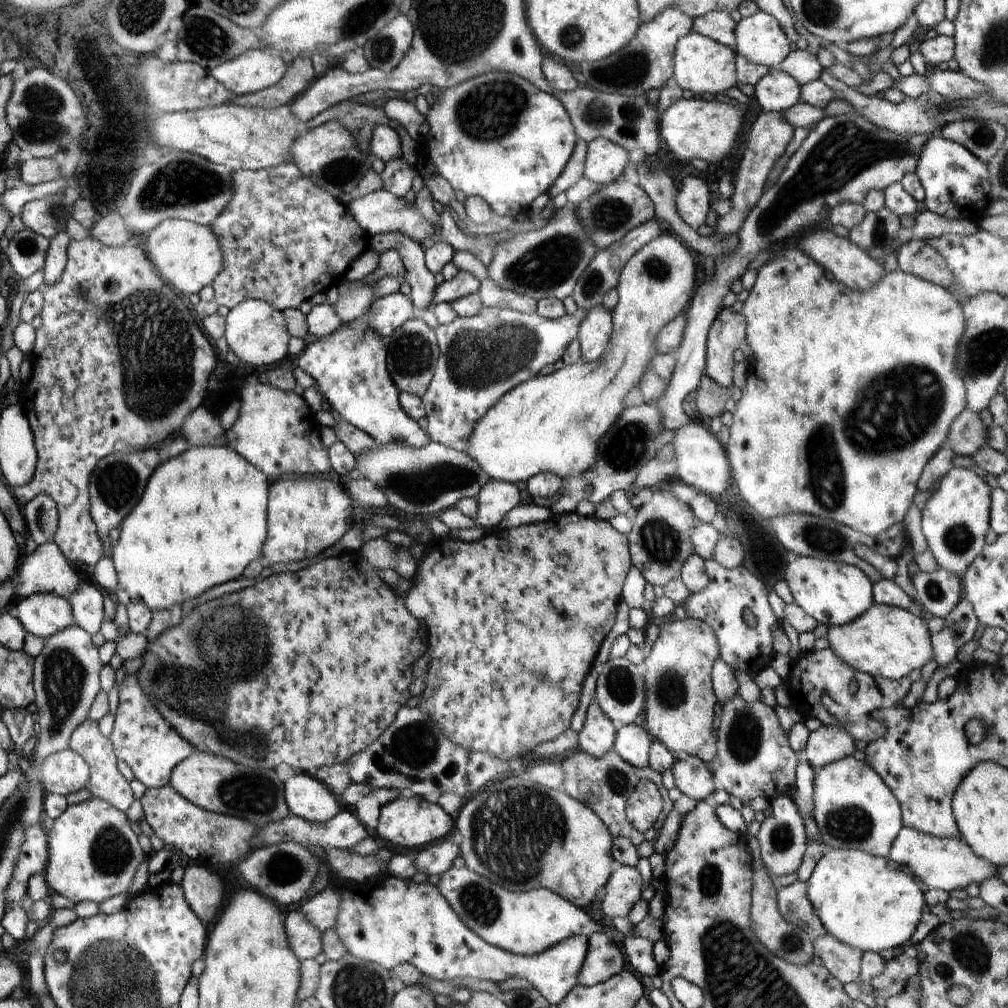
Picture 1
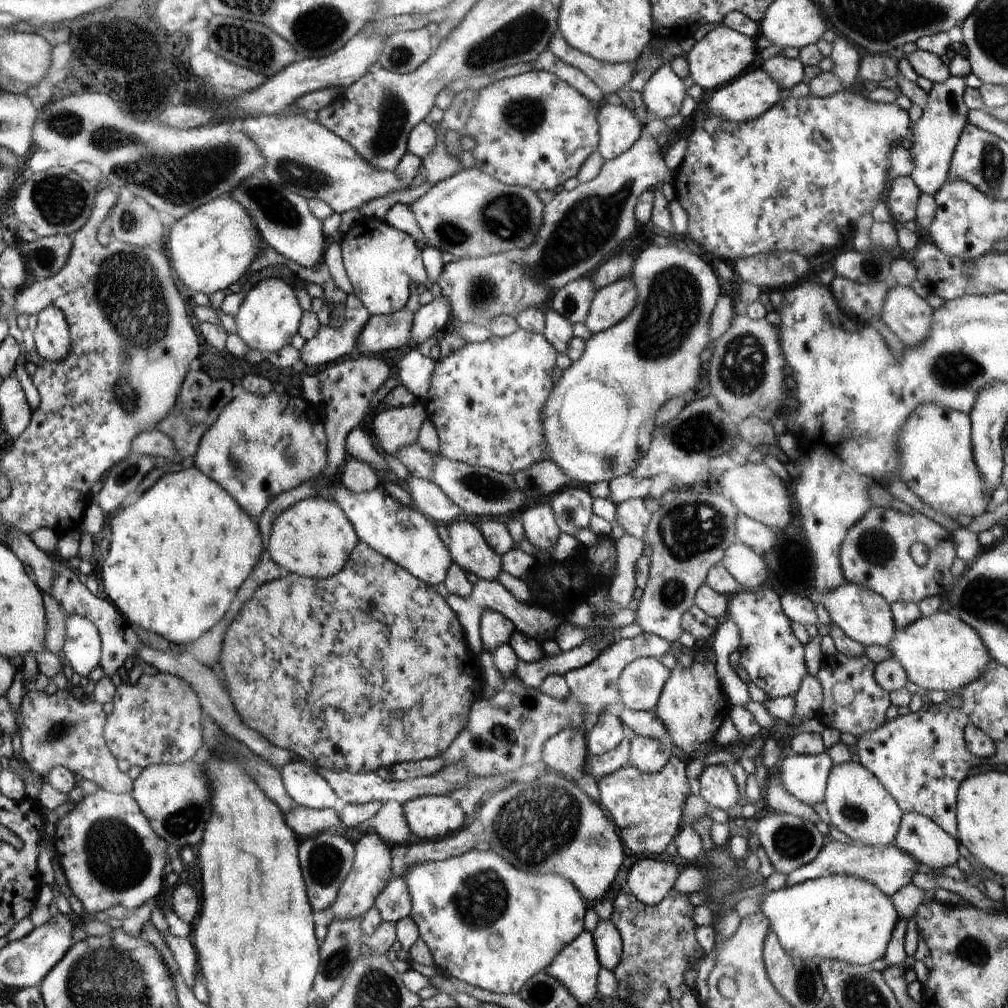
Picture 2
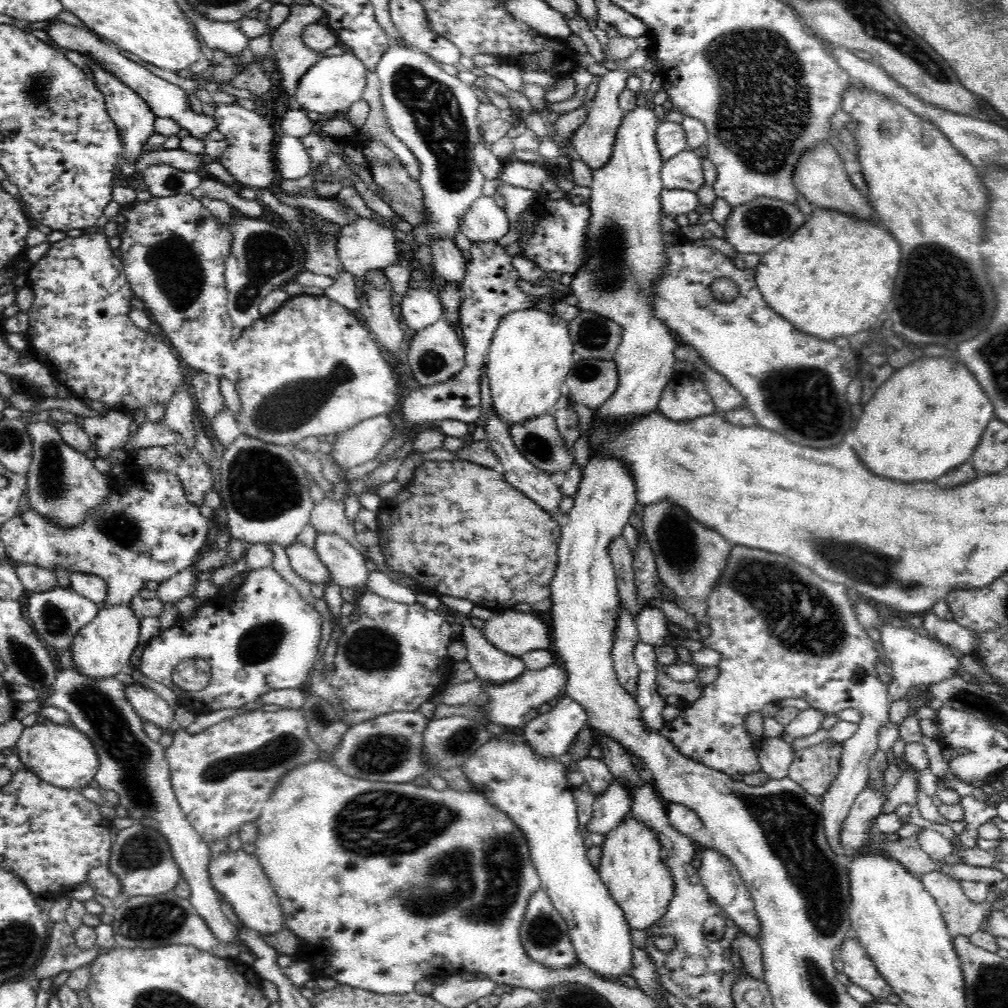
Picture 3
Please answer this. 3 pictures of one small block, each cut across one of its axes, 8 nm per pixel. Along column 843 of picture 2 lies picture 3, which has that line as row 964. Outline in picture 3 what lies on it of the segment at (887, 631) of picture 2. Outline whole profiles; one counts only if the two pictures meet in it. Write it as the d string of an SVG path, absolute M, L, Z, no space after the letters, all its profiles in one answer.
M496 738L480 746L471 757L466 759L462 769L472 788L486 797L492 807L506 813L510 821L524 833L530 847L532 865L540 877L542 889L549 894L552 904L568 925L577 960L601 977L623 985L620 977L631 975L632 952L634 952L631 928L623 910L612 898L610 891L599 878L599 872L588 859L589 849L584 845L585 838L579 828L578 806L575 796L572 795L575 786L568 781L570 770L559 758L536 755L534 747L526 740L514 743Z

